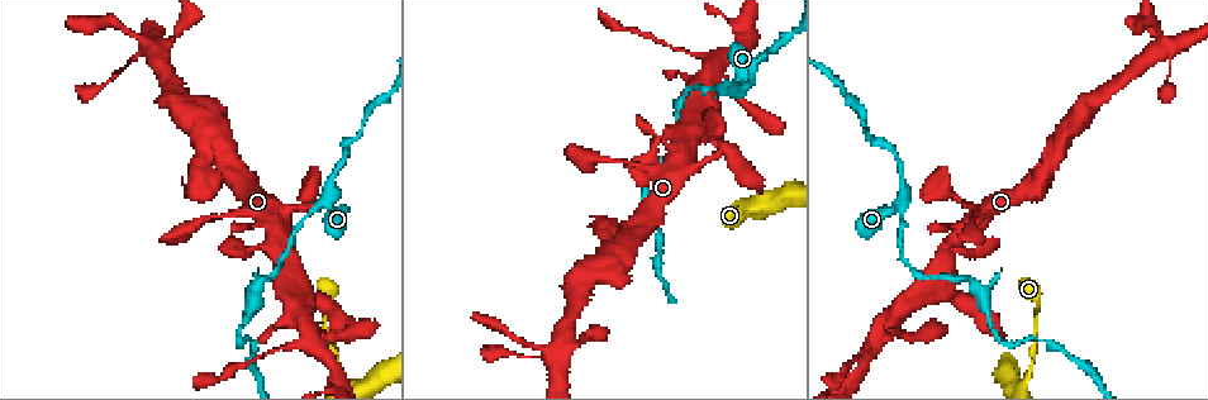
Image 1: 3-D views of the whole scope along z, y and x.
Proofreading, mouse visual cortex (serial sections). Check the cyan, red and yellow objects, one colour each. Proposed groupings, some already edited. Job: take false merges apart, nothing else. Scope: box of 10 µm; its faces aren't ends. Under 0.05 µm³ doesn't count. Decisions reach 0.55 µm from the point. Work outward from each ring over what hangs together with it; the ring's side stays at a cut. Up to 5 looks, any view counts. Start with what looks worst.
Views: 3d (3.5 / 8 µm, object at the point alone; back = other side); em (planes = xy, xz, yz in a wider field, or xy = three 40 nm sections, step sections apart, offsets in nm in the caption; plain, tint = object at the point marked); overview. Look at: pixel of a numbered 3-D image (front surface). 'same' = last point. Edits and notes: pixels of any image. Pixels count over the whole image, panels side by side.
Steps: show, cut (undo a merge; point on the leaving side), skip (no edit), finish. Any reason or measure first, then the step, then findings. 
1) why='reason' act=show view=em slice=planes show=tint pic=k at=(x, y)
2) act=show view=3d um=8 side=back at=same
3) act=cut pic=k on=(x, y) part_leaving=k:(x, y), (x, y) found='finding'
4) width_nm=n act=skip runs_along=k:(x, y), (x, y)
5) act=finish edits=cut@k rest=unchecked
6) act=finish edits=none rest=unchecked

why='sudden change in width' act=show view=3d um=3.5 pic=1 at=(294, 345)

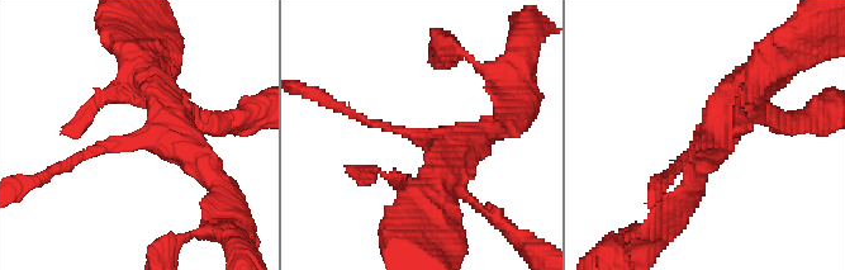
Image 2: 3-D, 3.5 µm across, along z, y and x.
arms=3 arm_widths_nm=100,350,450 act=show view=em slice=xy step=2 show=plain pic=2 at=(415, 135)

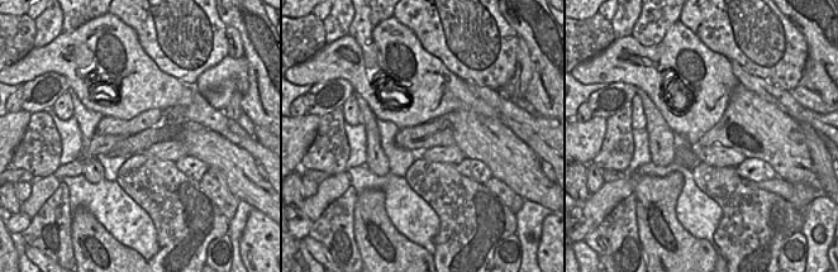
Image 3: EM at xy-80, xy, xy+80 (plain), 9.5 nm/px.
act=show view=em slice=xy step=2 show=tint at=same

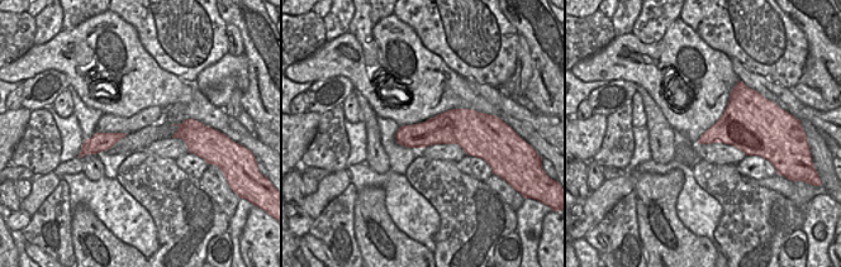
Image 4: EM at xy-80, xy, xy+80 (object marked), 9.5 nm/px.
act=skip runs_along=2:(164, 96), (160, 140), (60, 167) found='continuous, no second cell'

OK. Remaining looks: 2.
why='abrupt turn' act=show view=3d um=3.5 pic=1 at=(645, 191)

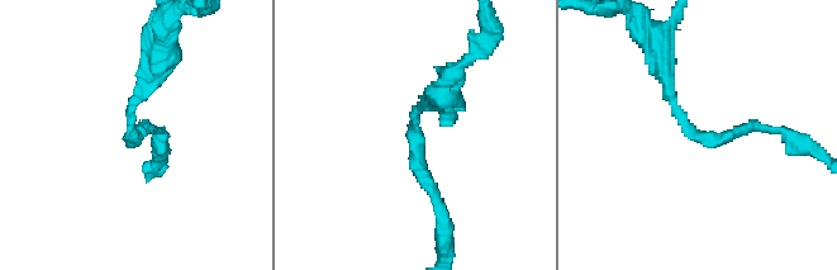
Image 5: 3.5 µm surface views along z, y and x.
arm_widths_nm=150,200 act=show view=em slice=xy step=5 show=tint pic=5 at=(698, 135)

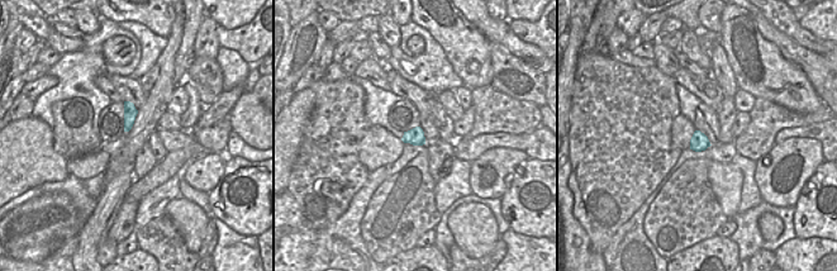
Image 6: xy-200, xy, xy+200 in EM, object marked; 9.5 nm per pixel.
act=skip runs_along=5:(662, 67), (695, 137), (766, 129) found='continuous, no second cell'

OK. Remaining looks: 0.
act=finish edits=none rest=unchecked

